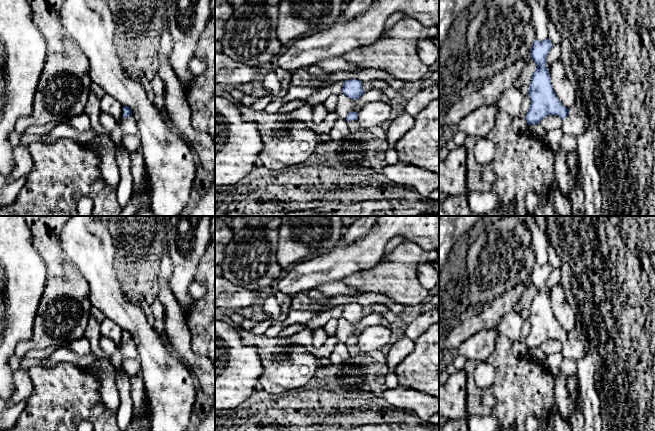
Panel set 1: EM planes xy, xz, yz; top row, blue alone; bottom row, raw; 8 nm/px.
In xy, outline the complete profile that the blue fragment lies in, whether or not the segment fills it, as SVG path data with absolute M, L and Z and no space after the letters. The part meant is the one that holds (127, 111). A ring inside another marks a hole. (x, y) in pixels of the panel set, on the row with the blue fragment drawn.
M123 106L122 130L124 134L138 134L138 127L129 106Z

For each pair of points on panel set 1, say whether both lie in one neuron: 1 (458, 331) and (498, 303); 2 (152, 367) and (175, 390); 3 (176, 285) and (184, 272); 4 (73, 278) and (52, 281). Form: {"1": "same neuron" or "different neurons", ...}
{"1": "same neuron", "2": "same neuron", "3": "same neuron", "4": "same neuron"}

